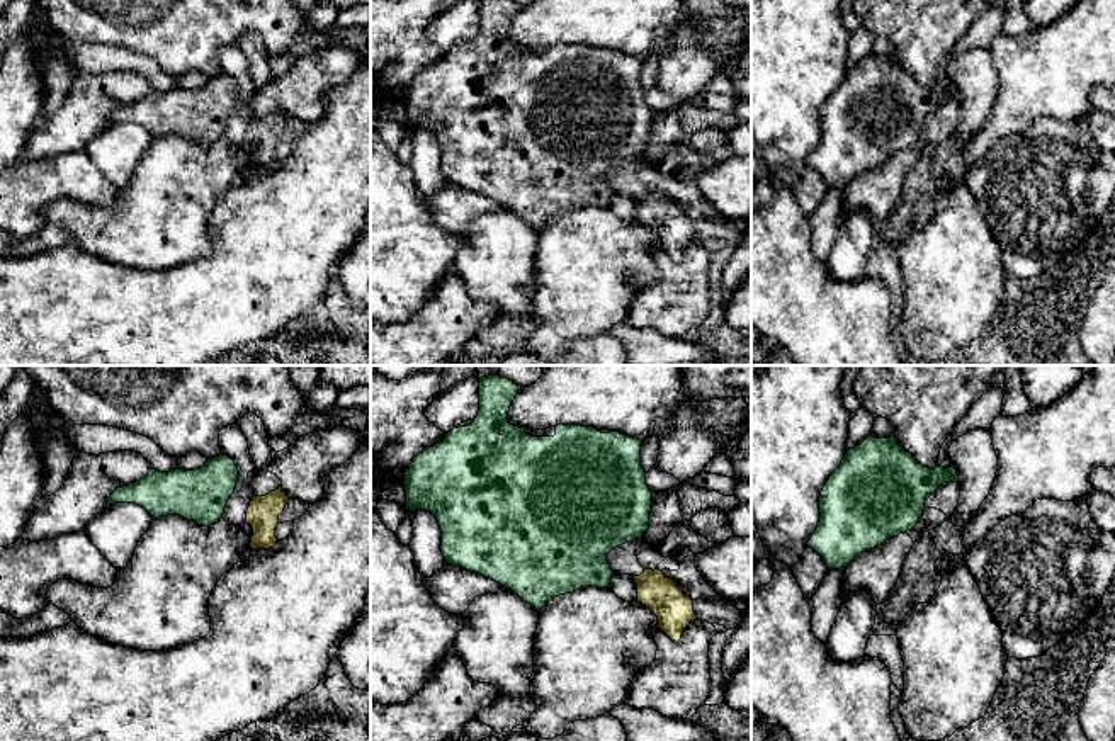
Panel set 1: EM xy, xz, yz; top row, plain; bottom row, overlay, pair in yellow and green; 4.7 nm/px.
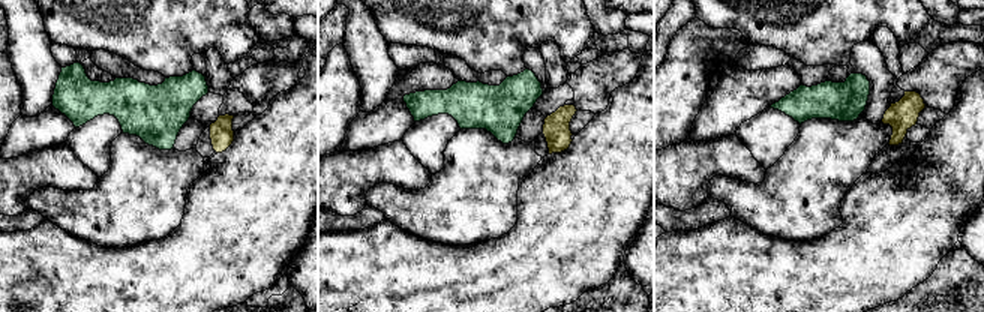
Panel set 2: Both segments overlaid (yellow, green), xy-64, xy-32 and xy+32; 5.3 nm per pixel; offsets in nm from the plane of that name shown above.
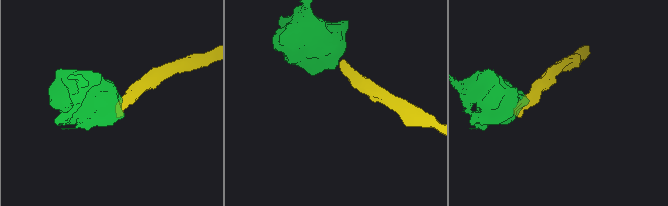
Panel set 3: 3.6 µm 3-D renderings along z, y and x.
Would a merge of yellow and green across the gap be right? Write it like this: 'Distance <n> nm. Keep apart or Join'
Distance 90 nm. Keep apart

